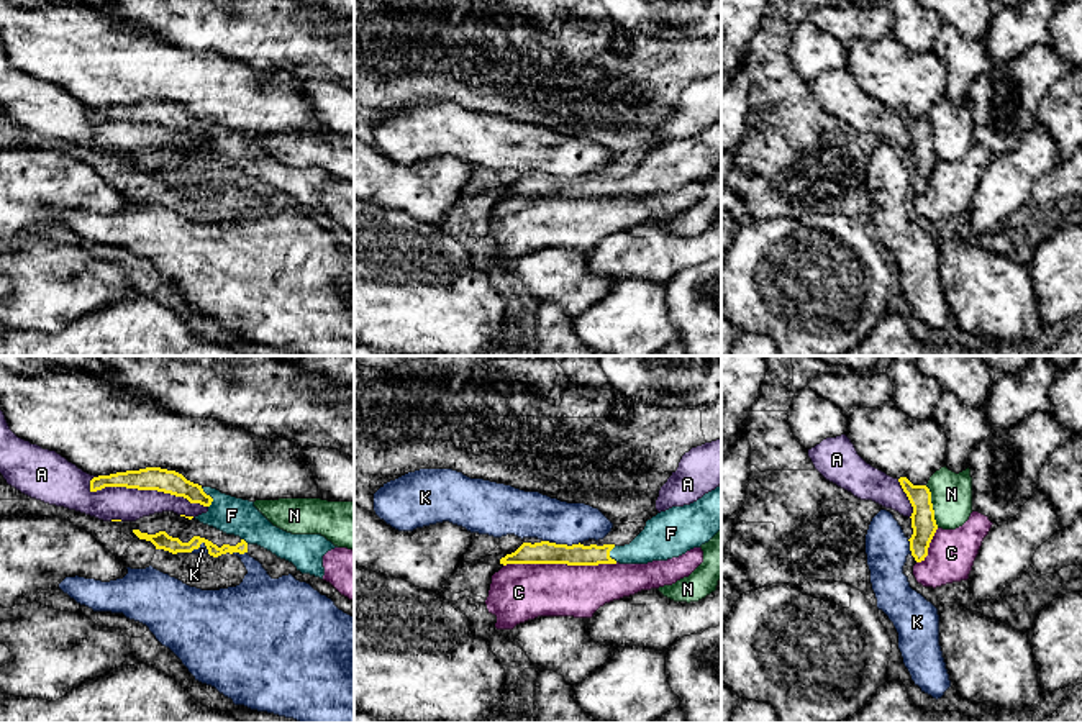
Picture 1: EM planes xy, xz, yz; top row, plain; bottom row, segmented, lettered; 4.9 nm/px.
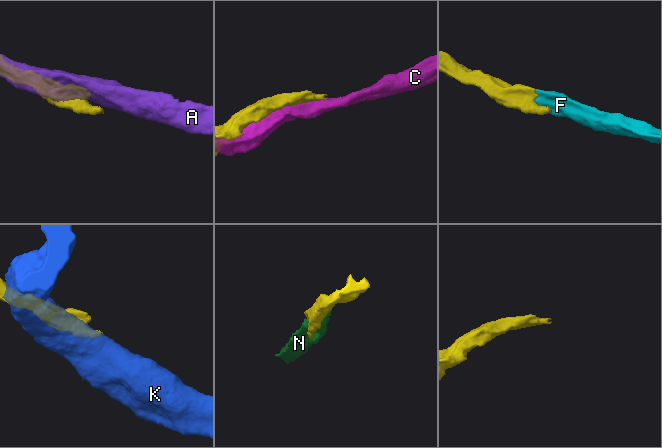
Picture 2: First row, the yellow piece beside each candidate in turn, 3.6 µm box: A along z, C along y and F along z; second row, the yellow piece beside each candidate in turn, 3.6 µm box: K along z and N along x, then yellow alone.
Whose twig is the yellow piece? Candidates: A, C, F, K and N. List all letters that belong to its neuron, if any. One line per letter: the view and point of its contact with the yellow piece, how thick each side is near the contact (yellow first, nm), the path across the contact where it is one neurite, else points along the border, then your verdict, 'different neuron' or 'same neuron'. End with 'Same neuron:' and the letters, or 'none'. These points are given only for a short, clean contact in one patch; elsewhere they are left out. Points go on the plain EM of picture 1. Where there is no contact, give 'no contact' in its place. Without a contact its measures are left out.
A: xy (145, 122) | 120/160 nm | different neuron
C: xz (559, 195) | 110/280 nm | different neuron
F: xy (210, 130) | 120/180 nm | across xy (172, 115), (210, 130), (231, 148) | same neuron
K: xz (561, 177) | 110/220 nm | different neuron
N: yz (931, 140) | 120/200 nm | different neuron
Same neuron: F

